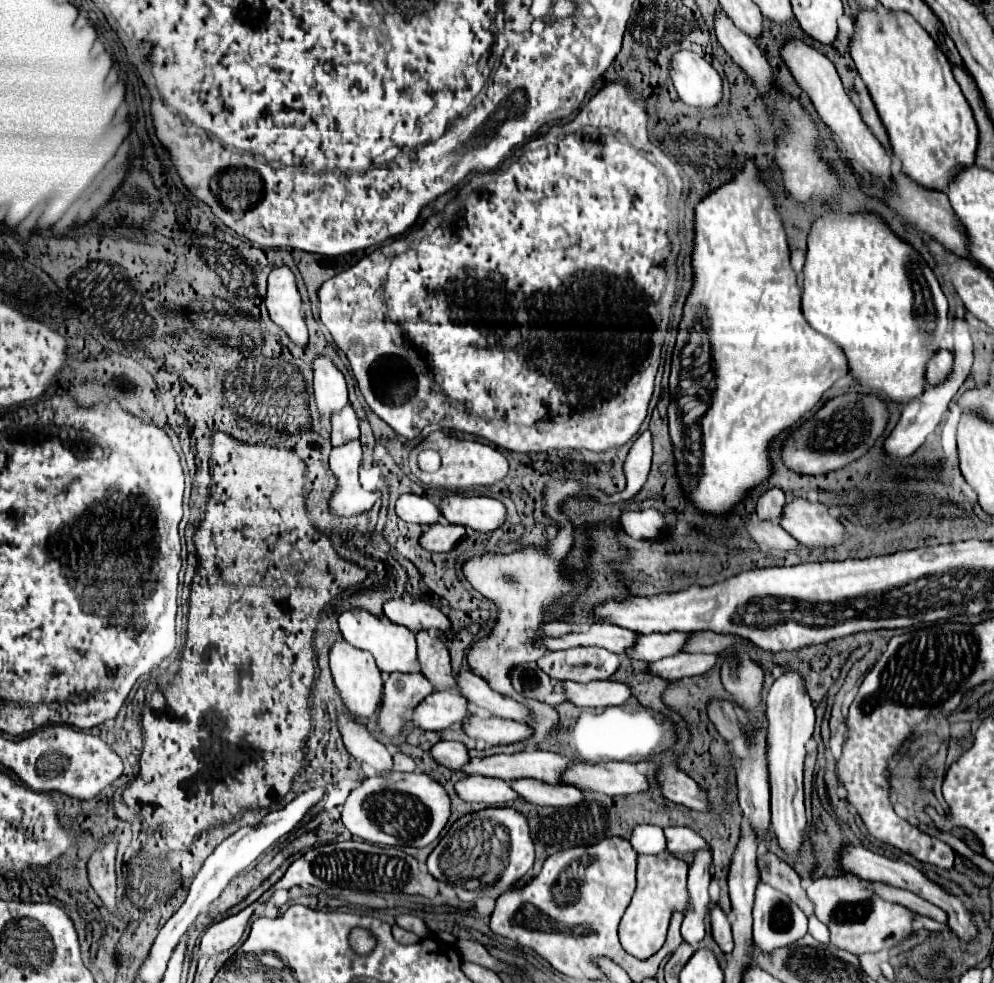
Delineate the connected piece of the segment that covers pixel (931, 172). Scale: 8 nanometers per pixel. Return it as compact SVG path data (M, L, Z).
M868 12L858 16L858 30L850 42L850 54L858 68L862 82L866 84L872 102L878 110L882 126L886 128L892 156L902 162L902 172L922 188L946 190L960 170L976 162L978 126L968 100L964 98L958 82L954 80L952 66L936 42L914 22L912 16L902 12Z

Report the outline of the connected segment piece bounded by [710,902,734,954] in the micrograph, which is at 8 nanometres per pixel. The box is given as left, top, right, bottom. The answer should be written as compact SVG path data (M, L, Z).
M712 902L710 904L710 916L712 916L712 934L716 944L720 946L720 950L724 954L730 954L734 948L734 940L732 940L732 930L730 930L730 920L724 916L724 912Z

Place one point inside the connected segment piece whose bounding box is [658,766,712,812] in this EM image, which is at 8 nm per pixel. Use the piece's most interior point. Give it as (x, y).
(677, 786)

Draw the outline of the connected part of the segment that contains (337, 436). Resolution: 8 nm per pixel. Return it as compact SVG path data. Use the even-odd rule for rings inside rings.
M346 404L346 408L342 408L342 412L334 412L332 420L332 444L340 446L352 438L360 436L358 430L358 416L352 408L352 404Z

